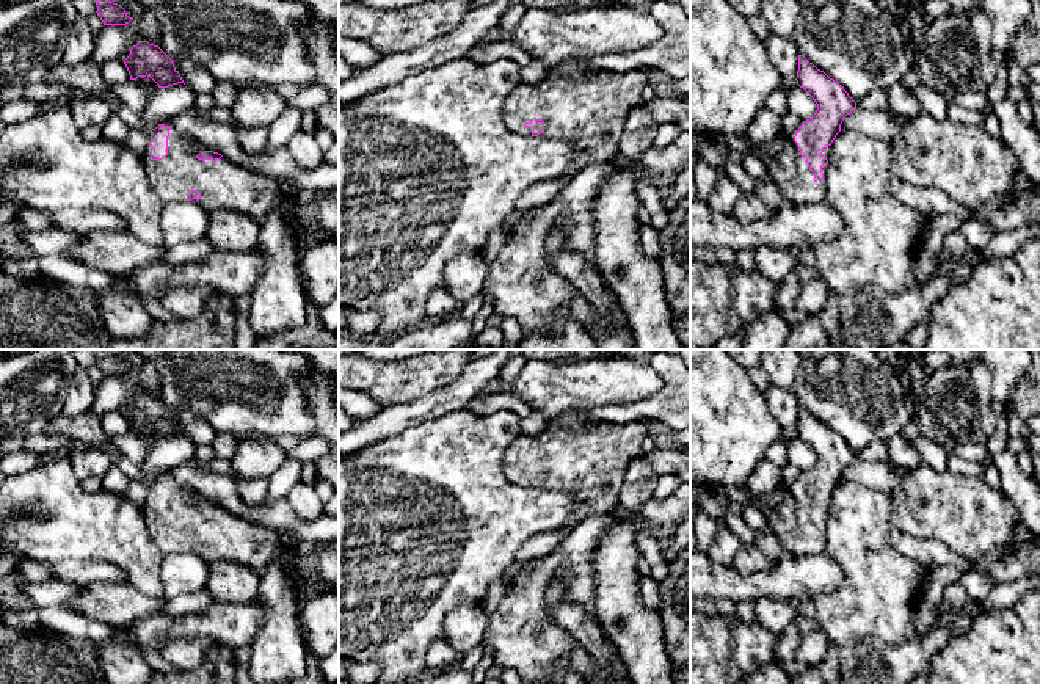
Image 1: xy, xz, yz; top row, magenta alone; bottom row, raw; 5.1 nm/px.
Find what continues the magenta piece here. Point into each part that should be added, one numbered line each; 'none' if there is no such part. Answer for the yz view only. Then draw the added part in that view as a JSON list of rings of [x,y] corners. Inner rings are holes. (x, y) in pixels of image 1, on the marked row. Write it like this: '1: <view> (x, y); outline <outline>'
1: yz (789, 170); outline [[[795,132],[789,133],[786,147],[770,158],[769,176],[780,187],[783,198],[792,204],[820,202],[825,199],[827,165],[822,165],[824,180],[814,182],[814,173],[806,158],[800,155],[794,136]]]

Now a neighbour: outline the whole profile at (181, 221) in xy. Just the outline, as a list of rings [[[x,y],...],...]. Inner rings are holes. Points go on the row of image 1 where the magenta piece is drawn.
[[[173,201],[163,206],[160,227],[165,248],[196,242],[205,235],[209,213],[191,201]]]

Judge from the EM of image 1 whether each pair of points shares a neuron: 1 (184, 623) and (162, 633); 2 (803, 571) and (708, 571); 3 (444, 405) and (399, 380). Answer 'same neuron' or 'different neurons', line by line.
1: same neuron
2: same neuron
3: different neurons

